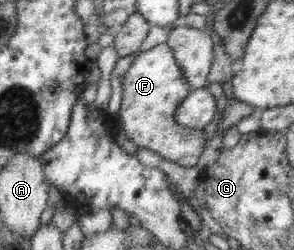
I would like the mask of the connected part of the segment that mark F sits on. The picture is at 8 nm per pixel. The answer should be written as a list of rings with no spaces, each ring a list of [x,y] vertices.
[[[167,43],[154,46],[147,52],[138,55],[128,71],[125,72],[122,85],[122,100],[119,115],[121,116],[121,126],[128,140],[132,140],[139,148],[147,148],[152,153],[175,162],[183,167],[194,167],[198,158],[207,143],[204,144],[204,128],[184,128],[175,120],[175,110],[179,108],[180,103],[189,95],[192,90],[187,83],[182,69],[176,64],[174,52],[168,47]]]

